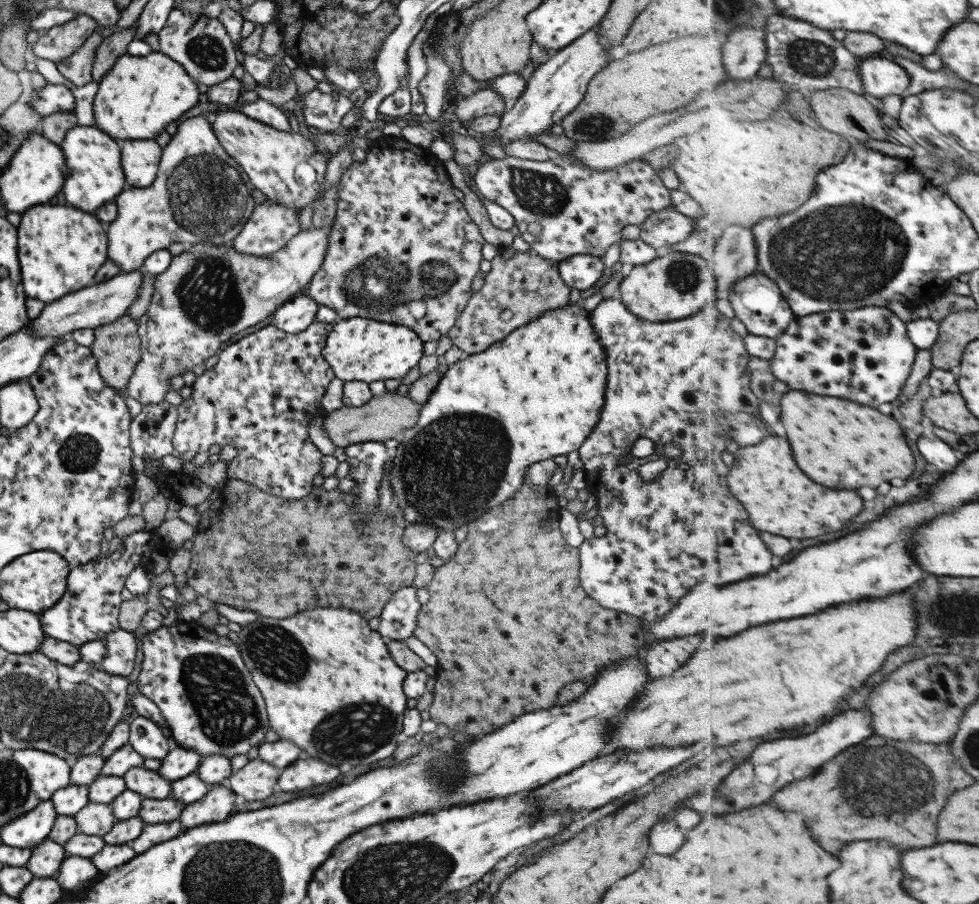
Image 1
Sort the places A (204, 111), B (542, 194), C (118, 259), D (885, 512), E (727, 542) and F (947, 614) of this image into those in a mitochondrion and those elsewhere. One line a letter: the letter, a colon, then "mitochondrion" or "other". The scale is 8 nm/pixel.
A: other
B: mitochondrion
C: other
D: other
E: other
F: mitochondrion

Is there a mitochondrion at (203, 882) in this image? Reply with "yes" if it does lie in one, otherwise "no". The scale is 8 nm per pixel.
yes

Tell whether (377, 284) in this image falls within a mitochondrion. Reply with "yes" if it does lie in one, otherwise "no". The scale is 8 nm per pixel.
yes

